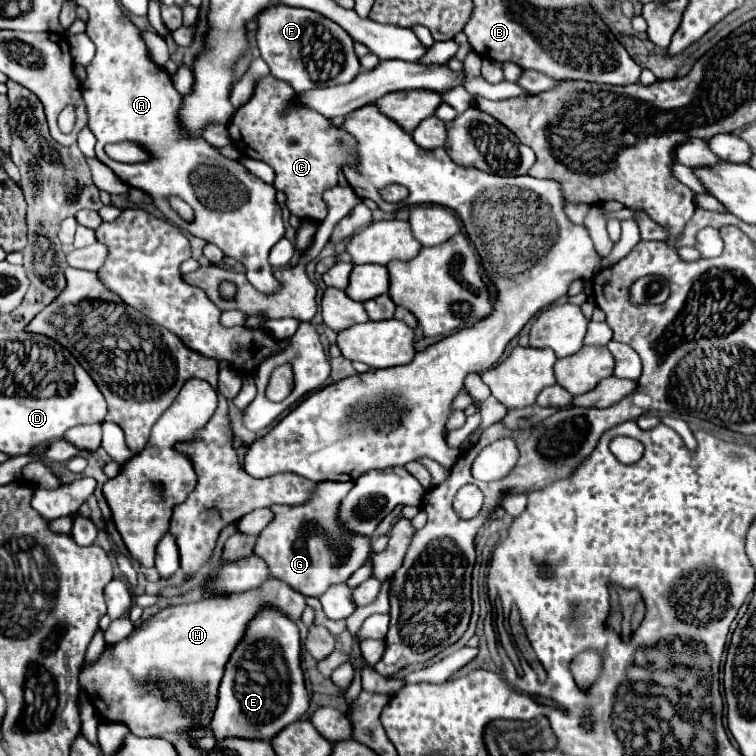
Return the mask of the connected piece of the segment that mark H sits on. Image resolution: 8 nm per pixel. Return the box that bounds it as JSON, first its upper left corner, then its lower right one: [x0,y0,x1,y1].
[80,578,306,736]

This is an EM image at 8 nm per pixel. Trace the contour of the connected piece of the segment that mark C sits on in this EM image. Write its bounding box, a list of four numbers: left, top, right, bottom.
[228,76,357,222]

